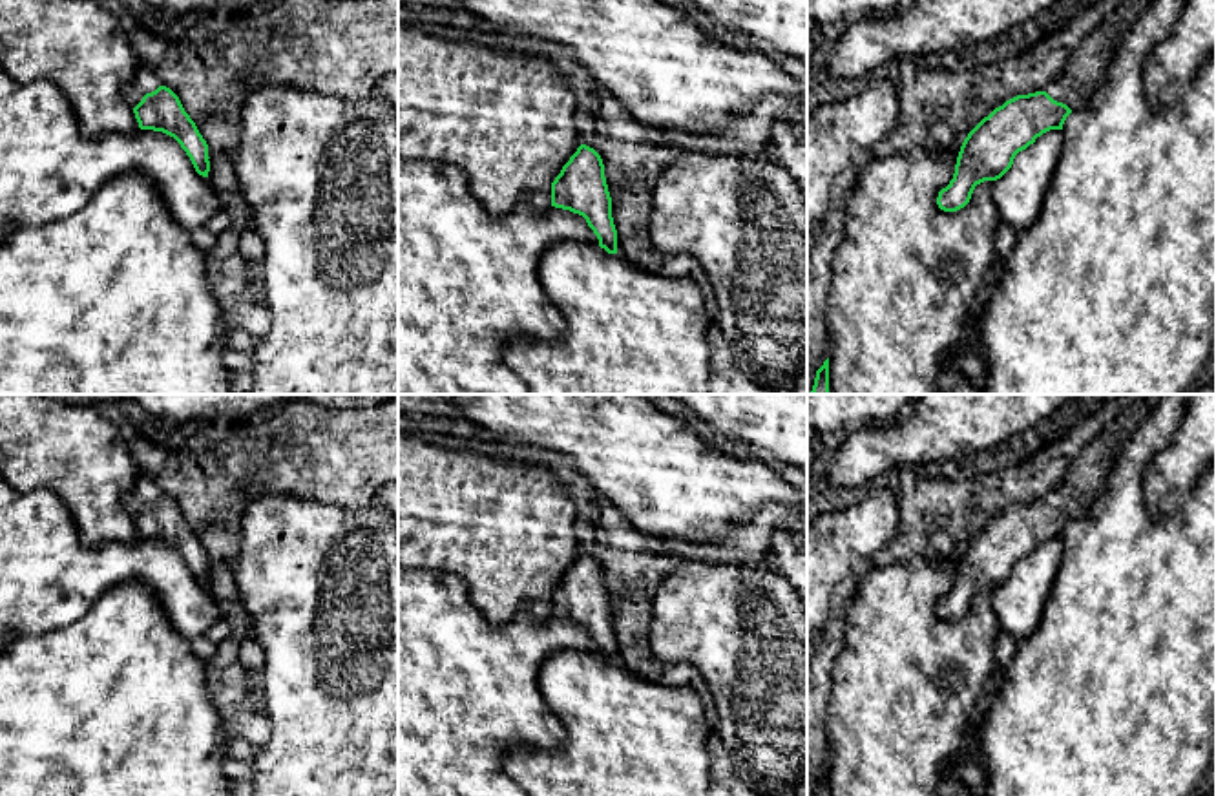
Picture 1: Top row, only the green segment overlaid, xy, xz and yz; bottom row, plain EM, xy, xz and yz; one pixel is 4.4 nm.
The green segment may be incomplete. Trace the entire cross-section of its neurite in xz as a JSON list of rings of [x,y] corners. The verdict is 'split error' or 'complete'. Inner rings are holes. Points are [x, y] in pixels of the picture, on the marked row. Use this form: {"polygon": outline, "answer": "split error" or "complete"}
{"polygon": [[[581,144],[562,166],[551,183],[551,206],[582,215],[597,236],[599,246],[608,254],[617,254],[617,230],[604,164],[593,148]]], "answer": "complete"}

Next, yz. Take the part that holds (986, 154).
{"polygon": [[[1125,0],[1075,49],[1061,75],[1043,91],[1017,95],[995,108],[964,139],[953,179],[938,192],[944,212],[964,208],[977,184],[1001,179],[1019,152],[1050,130],[1063,130],[1072,111],[1085,110],[1123,37],[1154,0]]], "answer": "split error"}

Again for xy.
{"polygon": [[[144,64],[124,88],[124,97],[133,108],[141,130],[162,131],[173,137],[190,157],[195,172],[208,177],[208,144],[195,122],[184,111],[179,97]]], "answer": "split error"}

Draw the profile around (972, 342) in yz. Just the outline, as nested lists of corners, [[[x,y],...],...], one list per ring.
[[[968,334],[959,345],[951,347],[944,354],[944,361],[951,363],[955,358],[966,354],[966,352],[975,352],[975,354],[984,354],[984,345],[977,334]]]

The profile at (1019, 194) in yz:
[[[1063,130],[1043,133],[1019,152],[1012,168],[993,183],[993,201],[1004,223],[1021,230],[1039,219],[1061,148]]]

